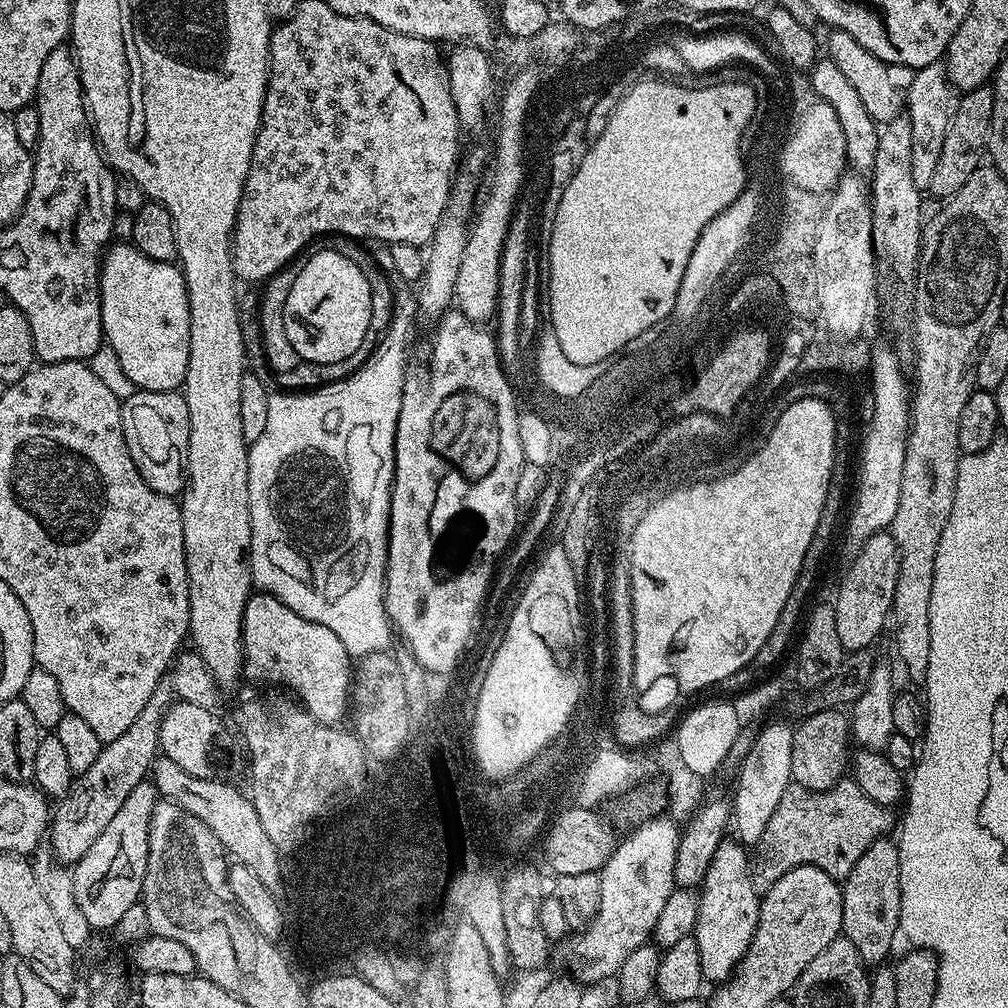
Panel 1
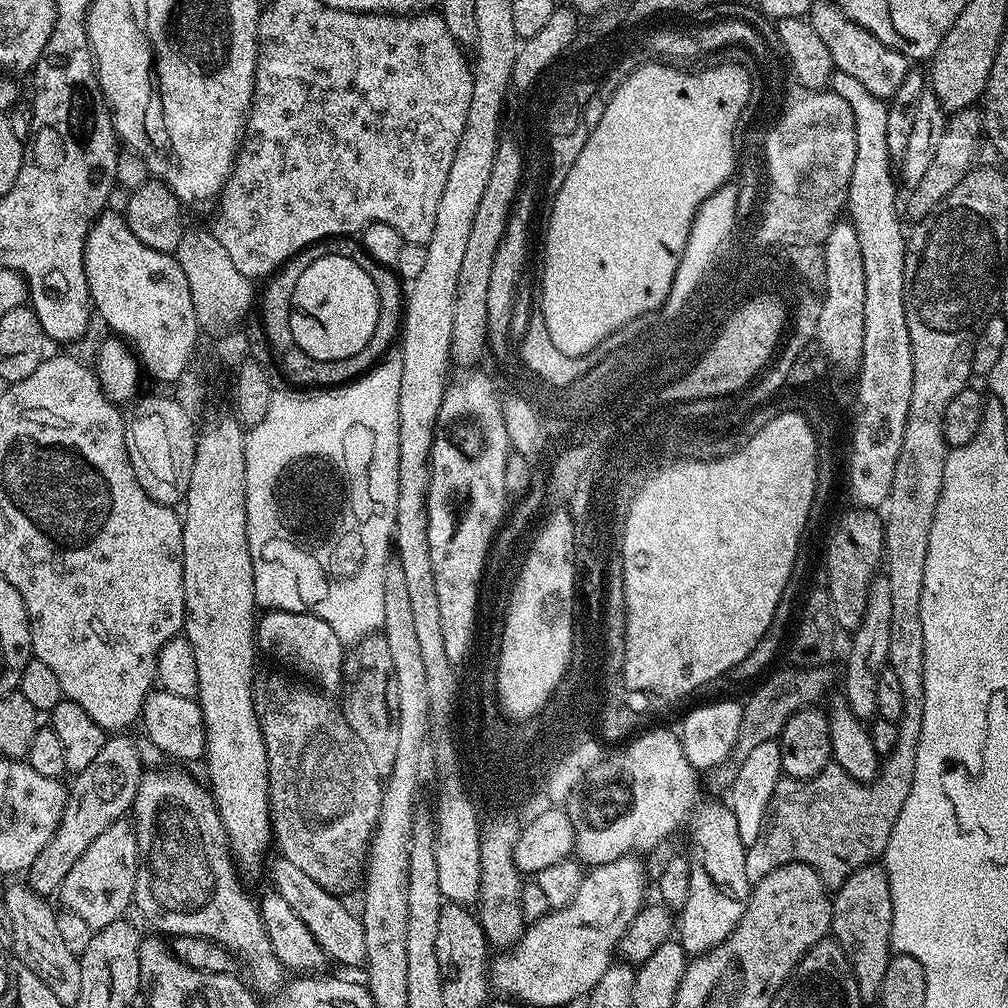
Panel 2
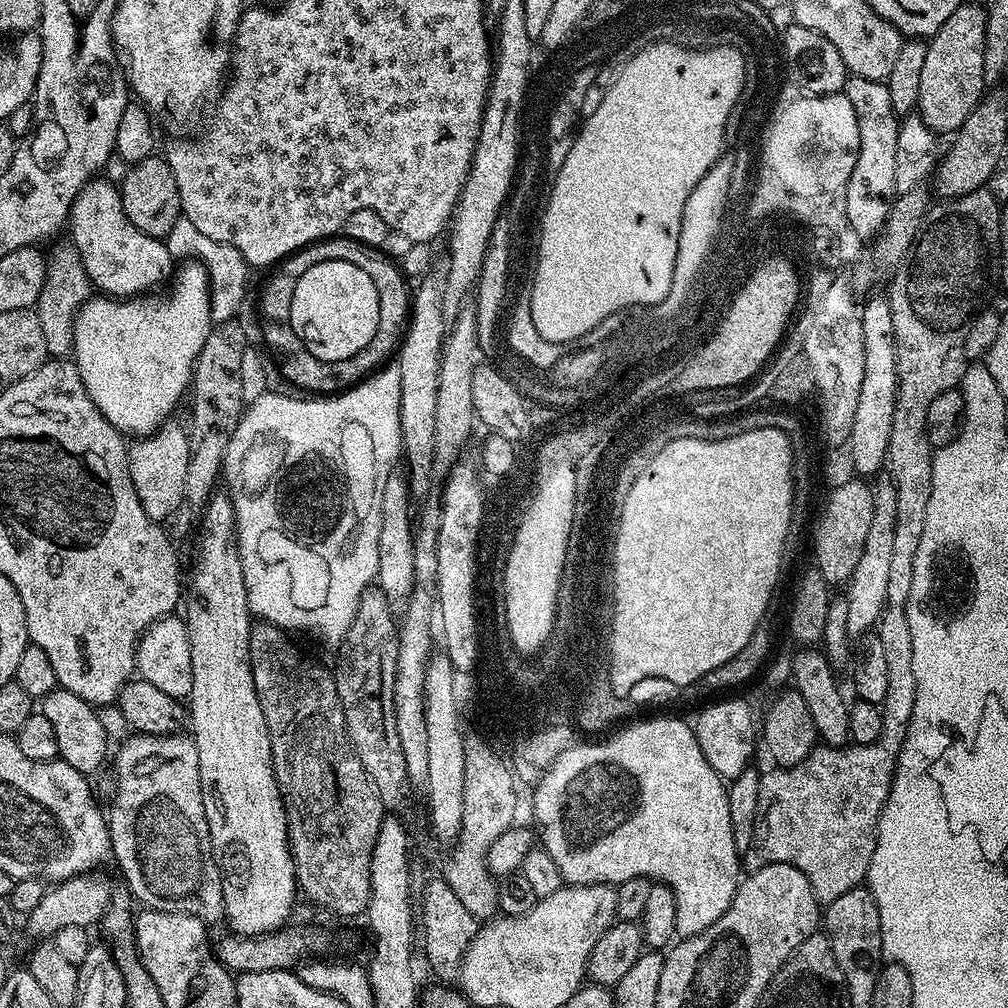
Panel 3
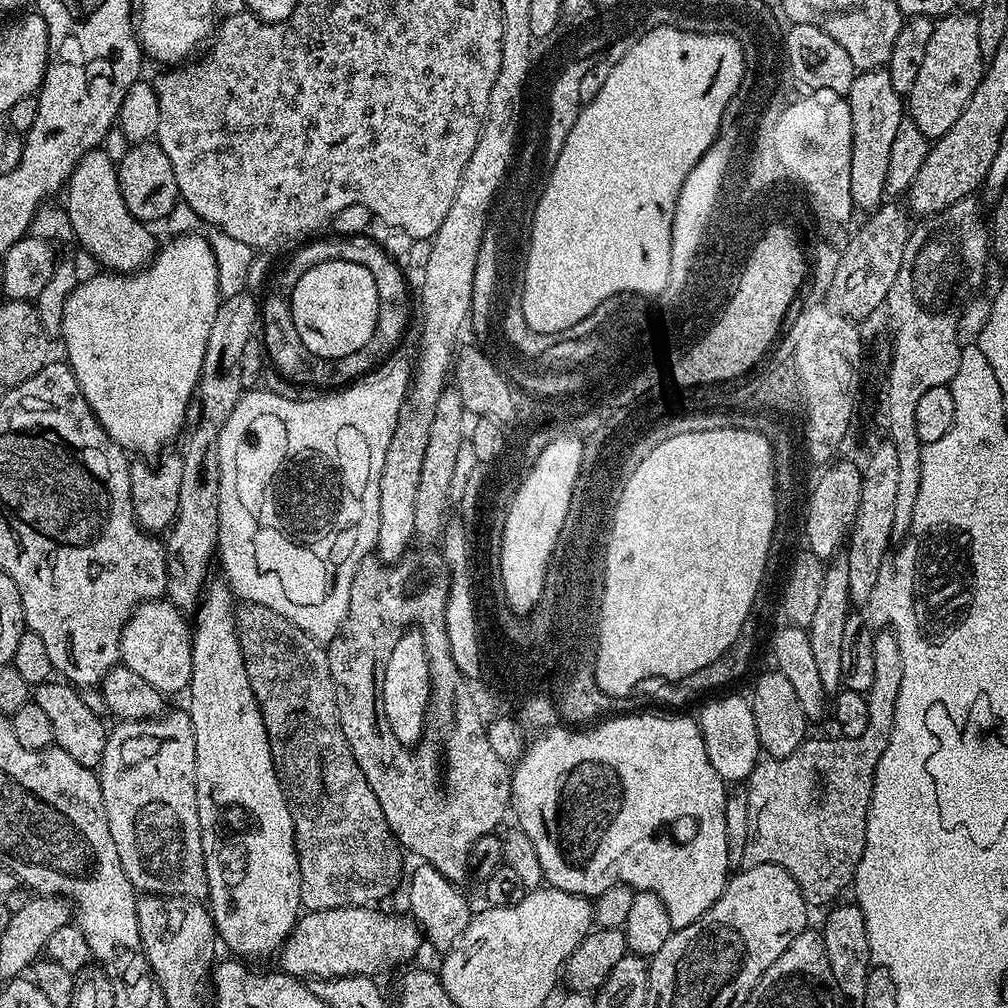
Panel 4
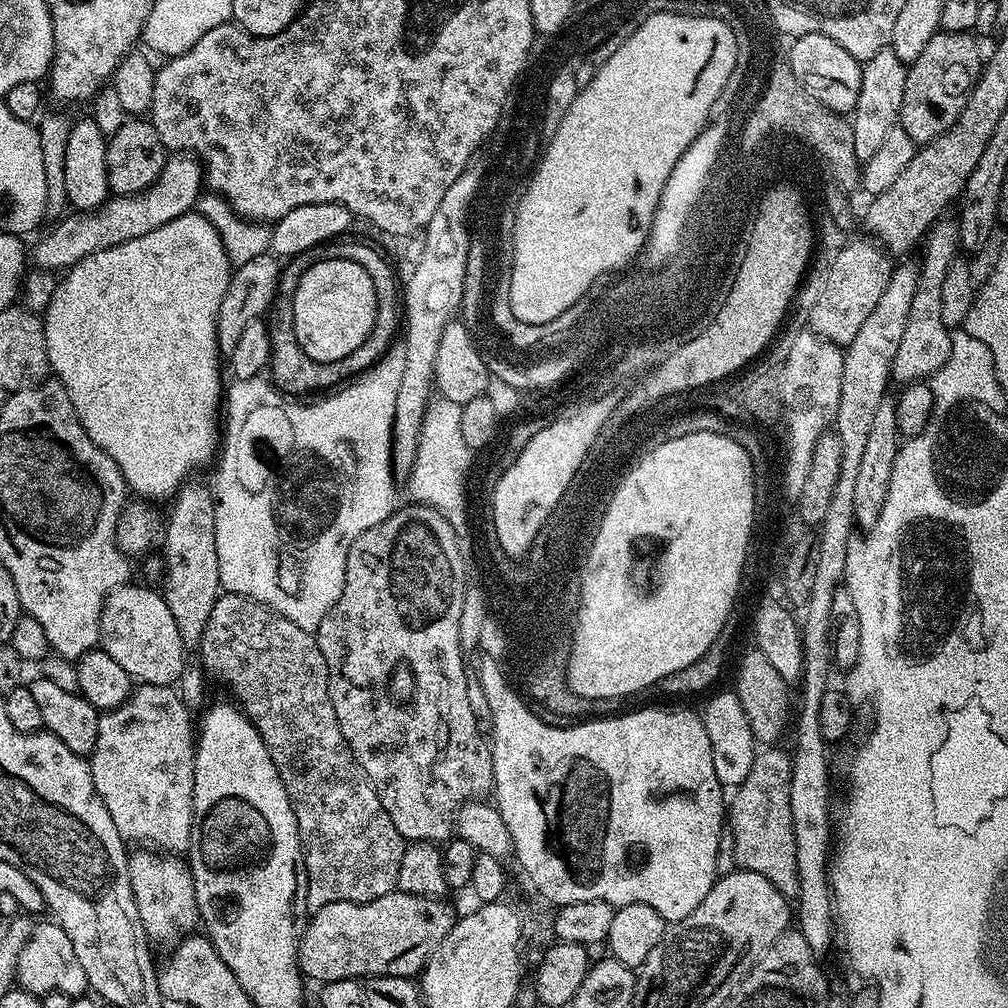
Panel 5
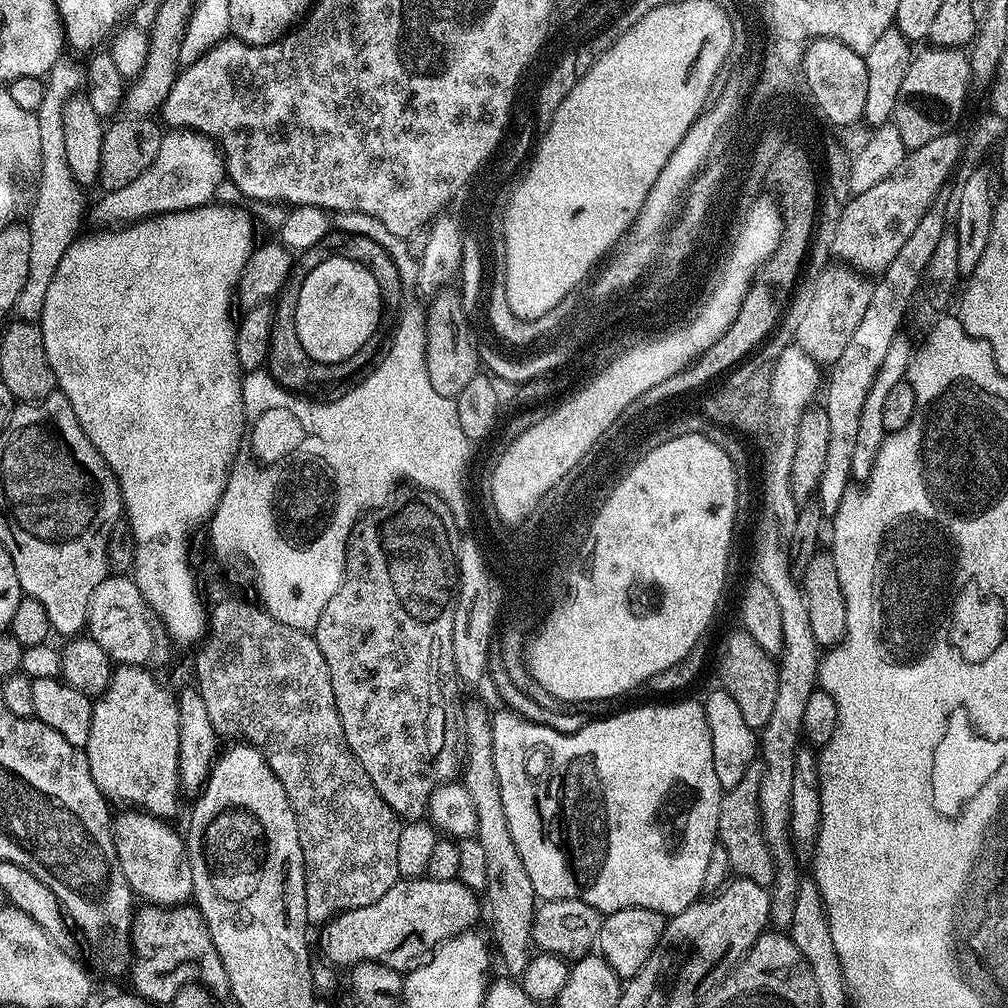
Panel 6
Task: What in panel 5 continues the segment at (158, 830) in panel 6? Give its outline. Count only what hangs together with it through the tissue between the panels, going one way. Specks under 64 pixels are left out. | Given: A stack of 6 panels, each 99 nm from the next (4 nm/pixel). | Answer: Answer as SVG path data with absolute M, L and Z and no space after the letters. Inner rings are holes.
M136 850L128 857L128 873L130 886L134 890L134 902L138 906L138 918L142 918L144 933L153 945L175 946L185 936L197 931L201 918L187 859L176 854Z

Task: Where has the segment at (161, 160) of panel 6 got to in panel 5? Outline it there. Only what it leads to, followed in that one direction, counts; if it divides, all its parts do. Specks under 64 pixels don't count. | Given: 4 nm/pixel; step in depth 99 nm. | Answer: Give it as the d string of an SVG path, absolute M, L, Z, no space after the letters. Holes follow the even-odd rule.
M172 154L164 161L162 174L154 181L145 192L139 192L137 196L112 196L104 201L101 208L94 212L73 211L72 216L65 215L64 221L56 225L52 232L48 232L36 244L36 249L31 249L30 256L34 261L35 267L40 270L67 270L74 267L82 258L94 254L98 250L106 250L110 246L118 246L130 238L142 238L142 234L150 234L158 226L166 226L174 218L182 214L193 211L196 206L196 199L202 195L202 189L205 187L206 177L201 161L192 154Z

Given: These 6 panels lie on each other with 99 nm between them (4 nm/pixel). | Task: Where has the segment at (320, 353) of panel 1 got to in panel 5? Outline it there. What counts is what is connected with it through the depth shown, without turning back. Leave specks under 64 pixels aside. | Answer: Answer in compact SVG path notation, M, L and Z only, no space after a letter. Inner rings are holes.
M327 260L310 266L294 290L292 305L294 334L302 350L318 362L338 362L354 354L366 342L377 315L376 291L370 274L358 262L349 260Z

